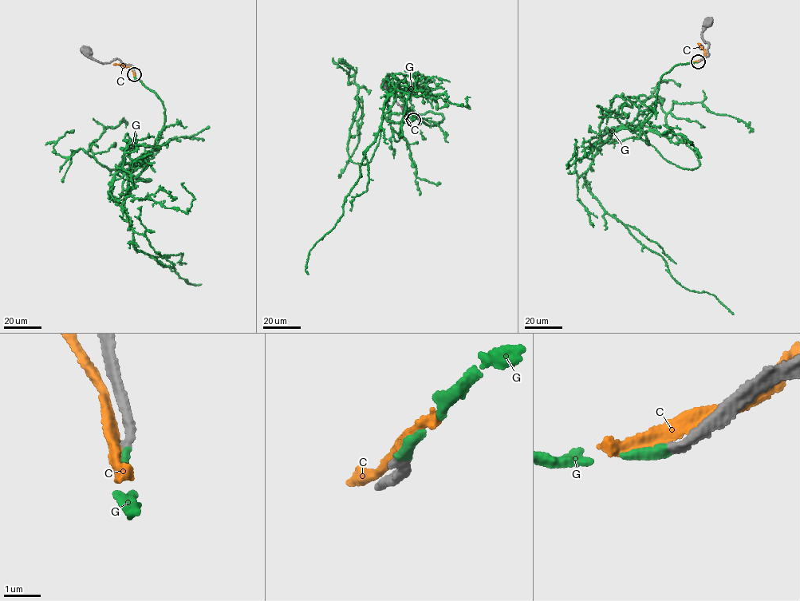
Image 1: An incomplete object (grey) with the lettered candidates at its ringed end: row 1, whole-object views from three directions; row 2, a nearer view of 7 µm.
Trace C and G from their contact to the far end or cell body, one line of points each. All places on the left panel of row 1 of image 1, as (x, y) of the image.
C: (135, 74), (128, 66), (113, 64)
G: (135, 74), (161, 100), (165, 120), (157, 144), (128, 175), (124, 199), (133, 244), (188, 283), (201, 284)

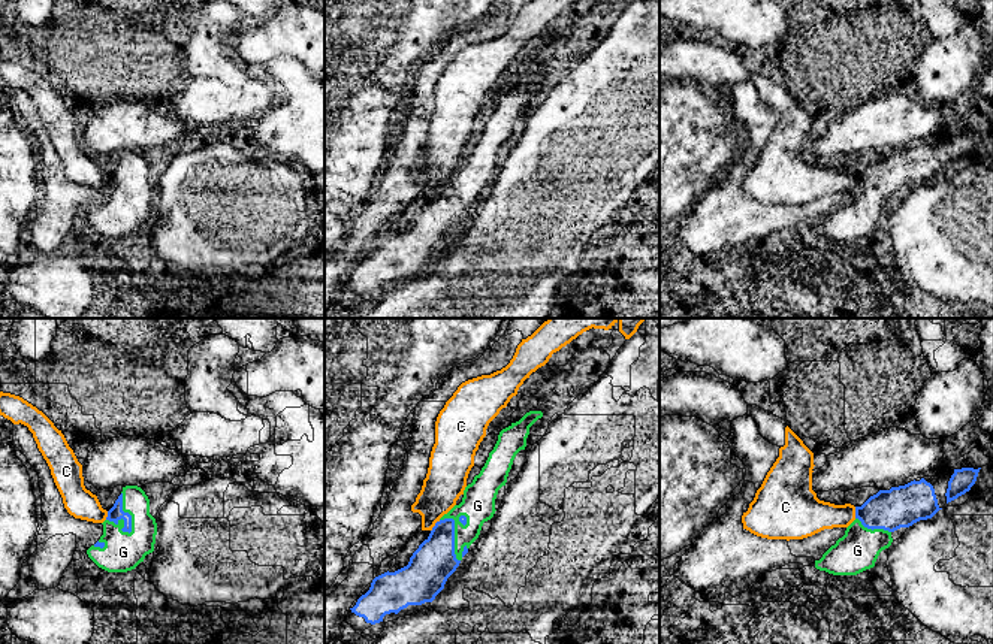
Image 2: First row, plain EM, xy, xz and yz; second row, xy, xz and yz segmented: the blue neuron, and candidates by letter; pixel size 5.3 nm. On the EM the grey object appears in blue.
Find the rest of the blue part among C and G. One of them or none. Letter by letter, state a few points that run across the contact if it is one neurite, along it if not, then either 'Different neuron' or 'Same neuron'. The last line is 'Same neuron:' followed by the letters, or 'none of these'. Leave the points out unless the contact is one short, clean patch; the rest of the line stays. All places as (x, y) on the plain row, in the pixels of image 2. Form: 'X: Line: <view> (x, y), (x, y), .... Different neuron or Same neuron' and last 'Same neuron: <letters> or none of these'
C: Line: xz (440, 186), (431, 196). Different neuron
G: Same neuron
Same neuron: G

